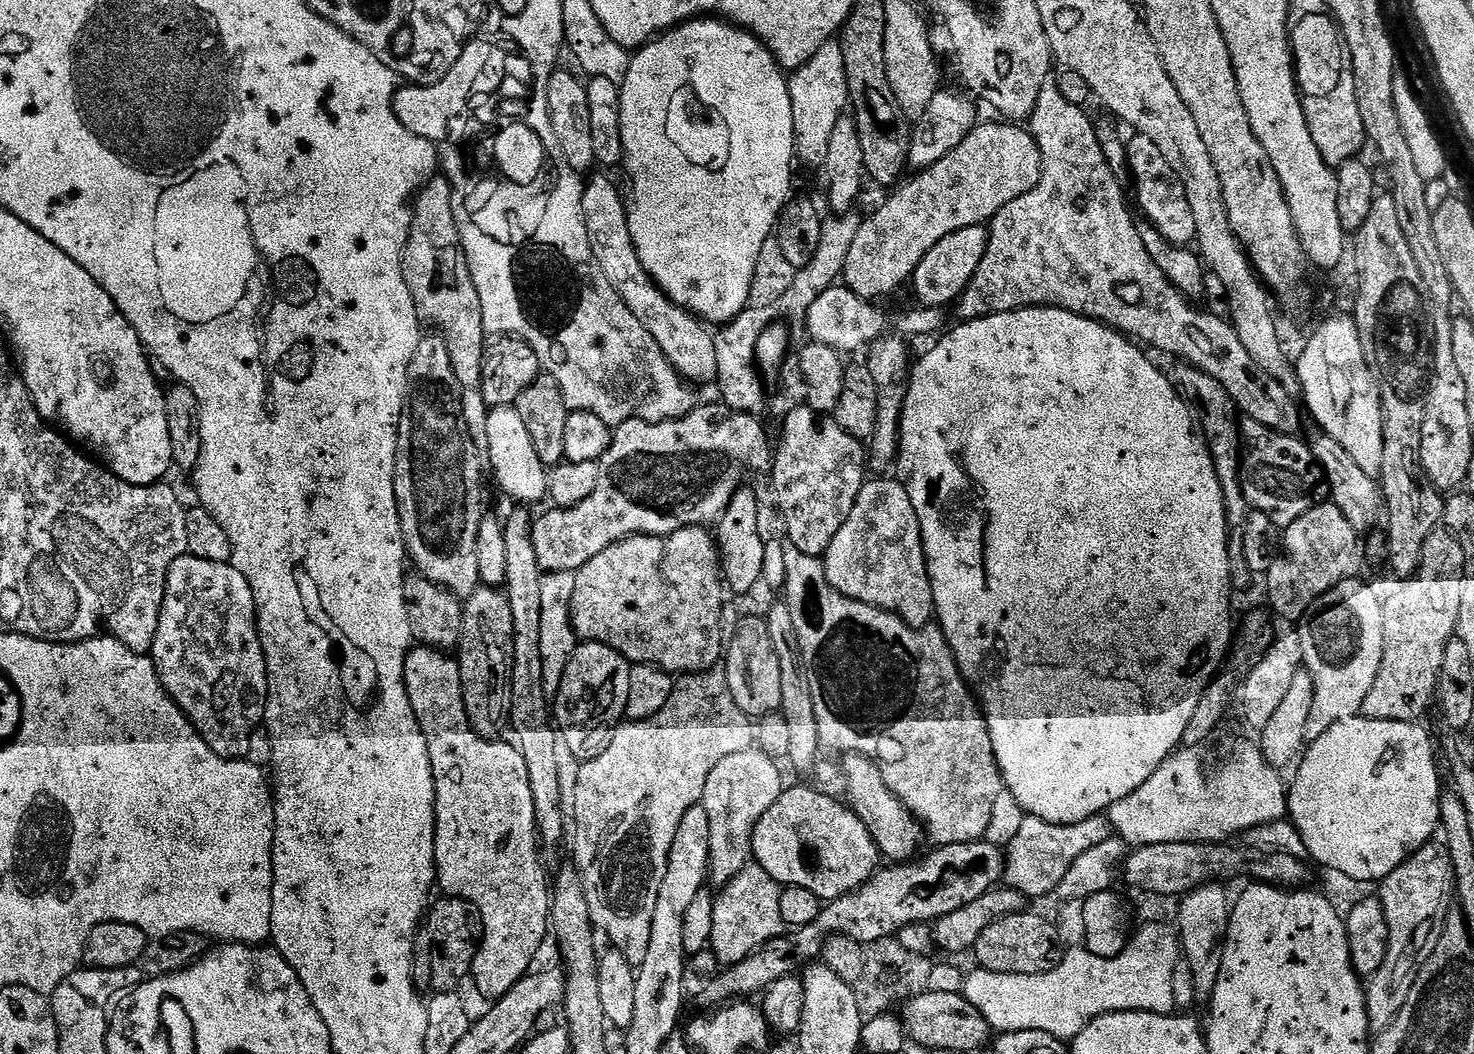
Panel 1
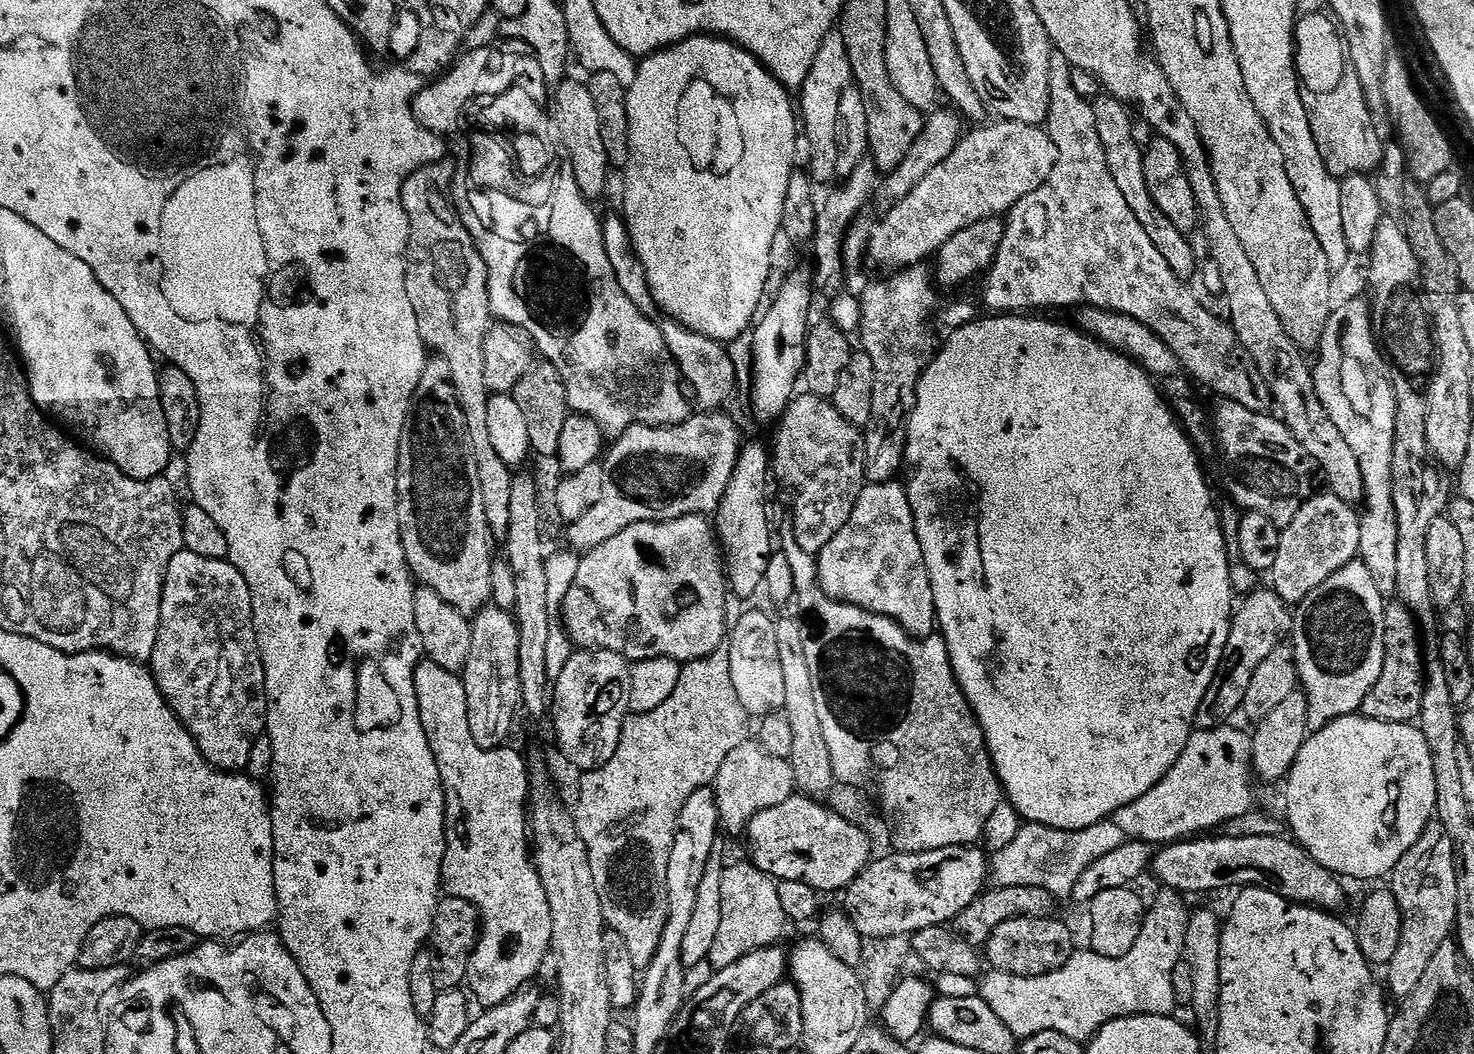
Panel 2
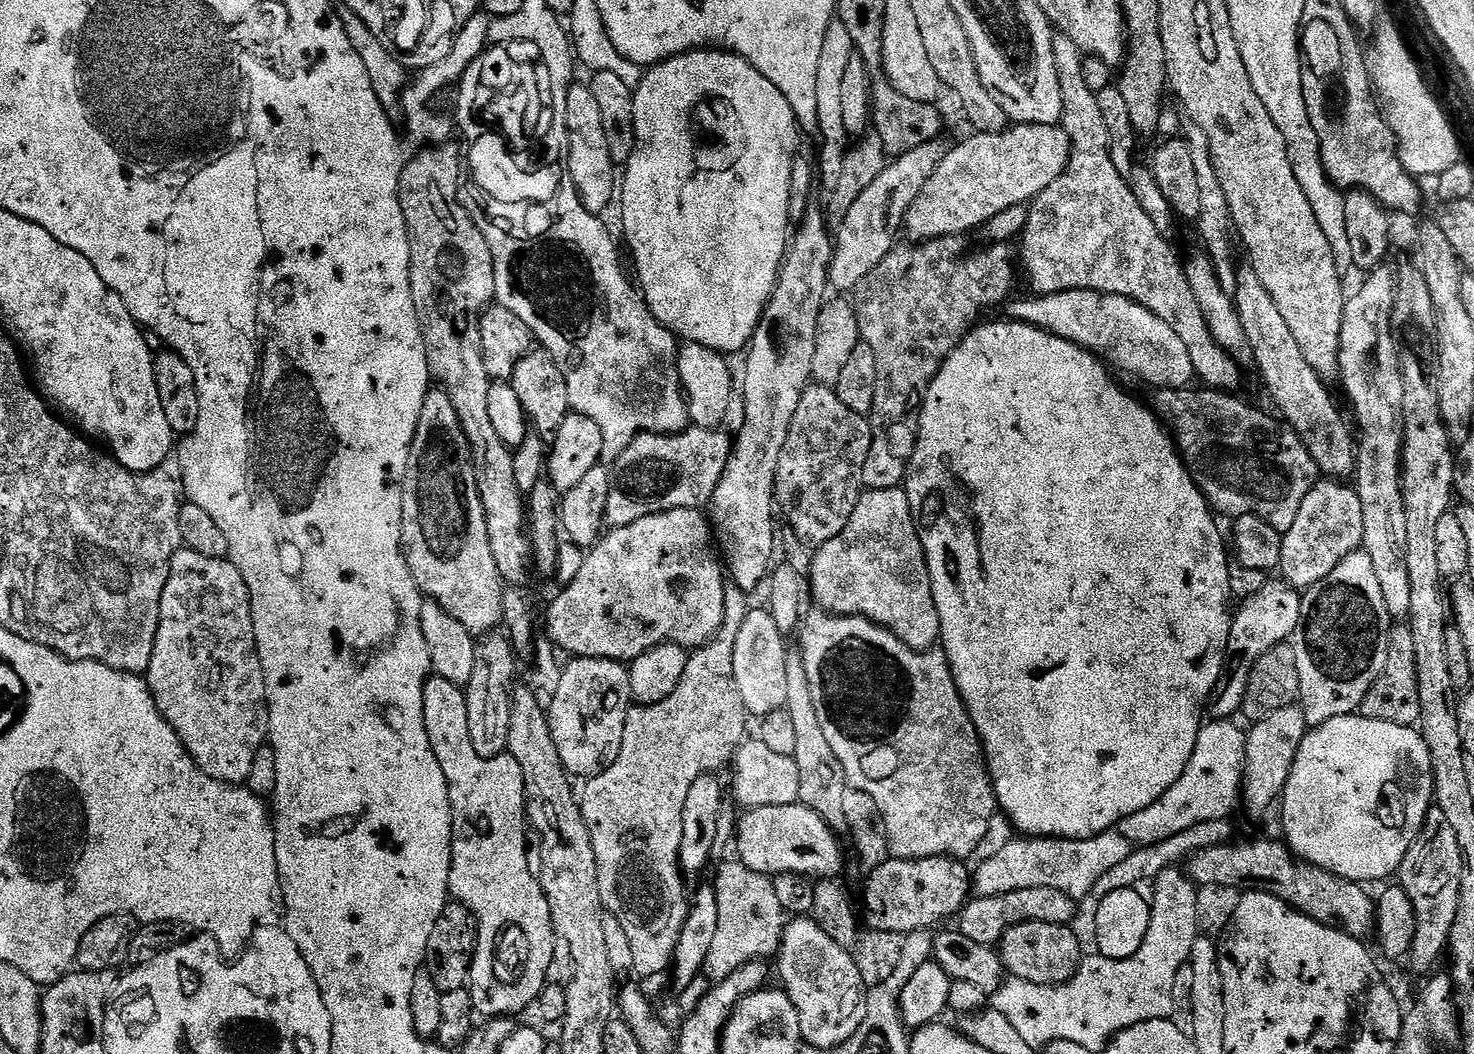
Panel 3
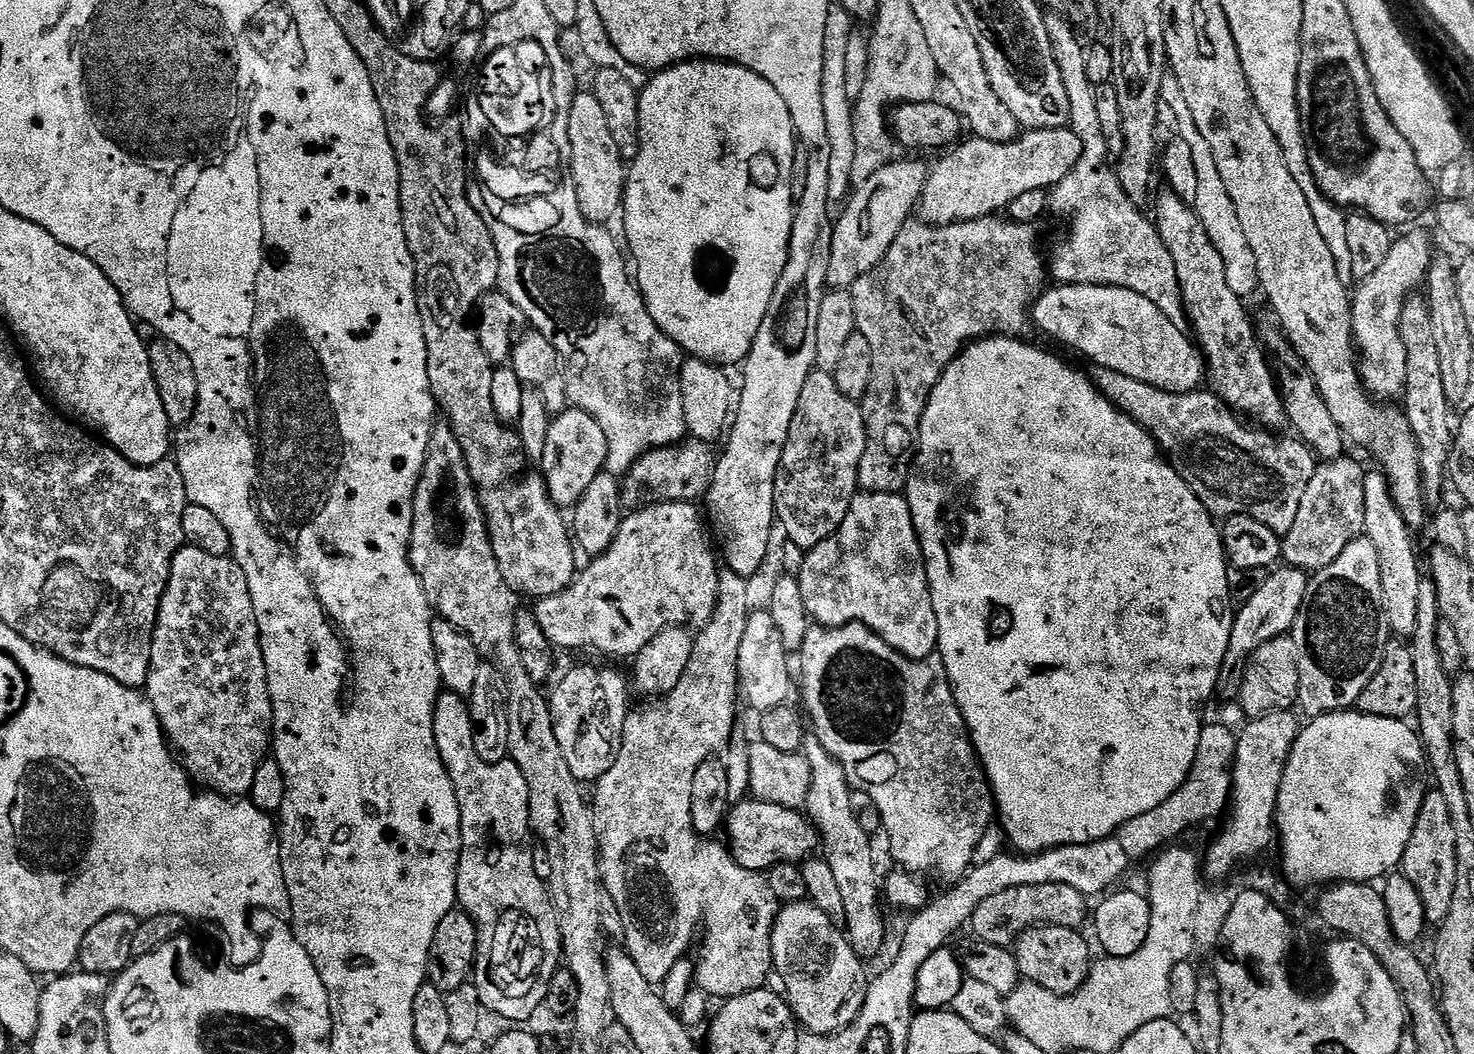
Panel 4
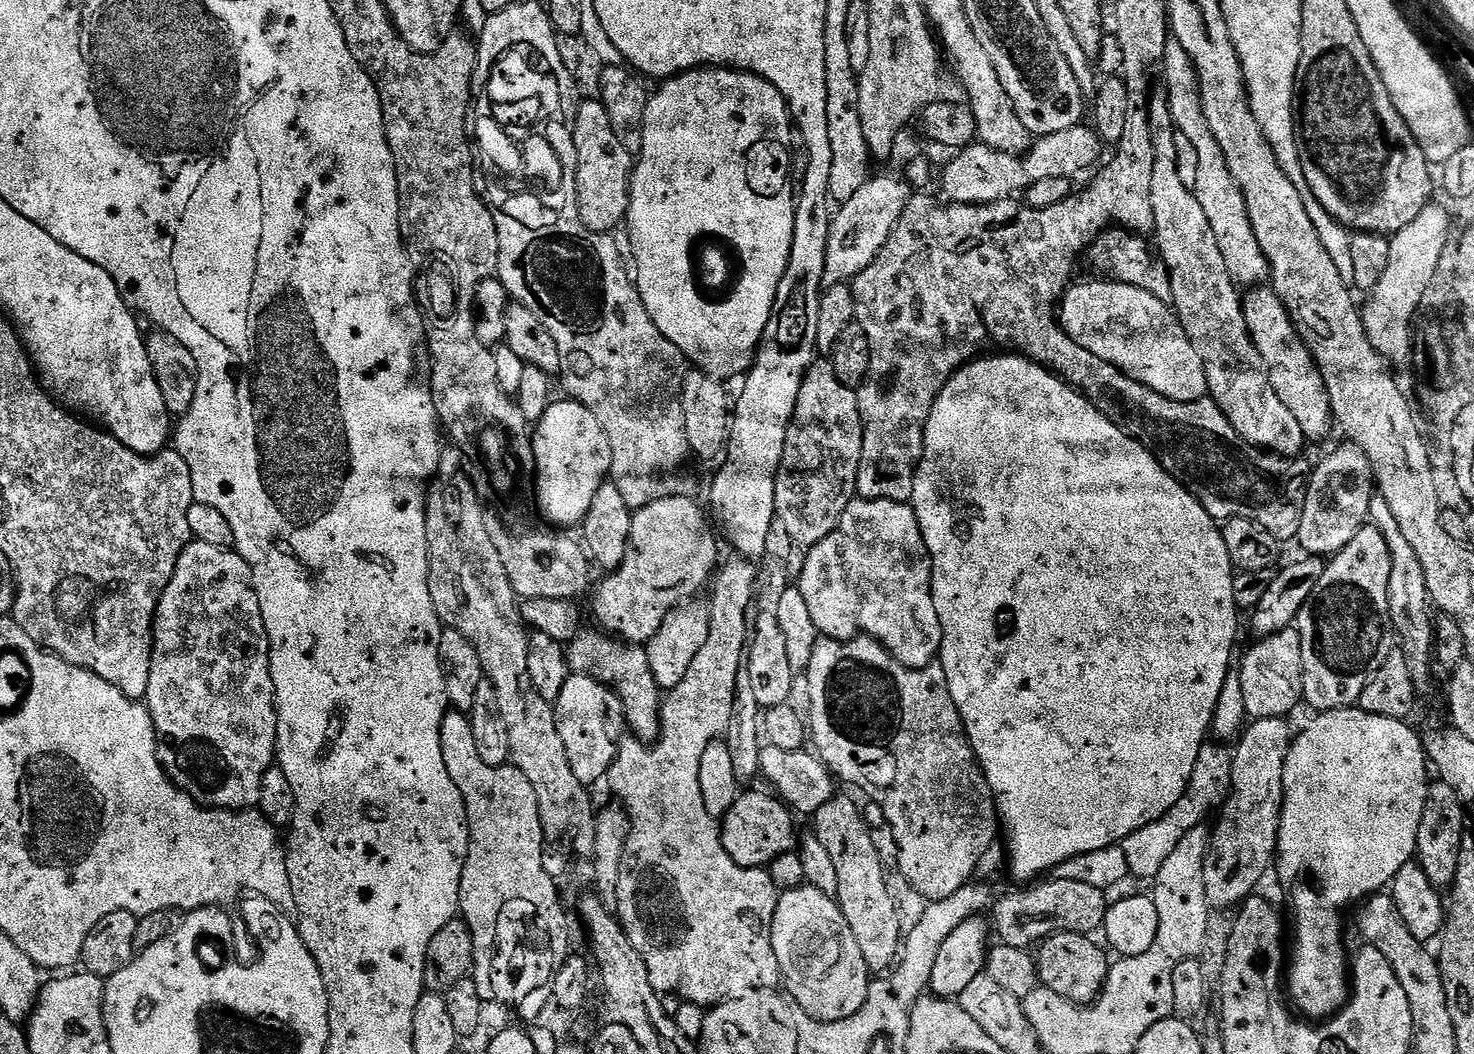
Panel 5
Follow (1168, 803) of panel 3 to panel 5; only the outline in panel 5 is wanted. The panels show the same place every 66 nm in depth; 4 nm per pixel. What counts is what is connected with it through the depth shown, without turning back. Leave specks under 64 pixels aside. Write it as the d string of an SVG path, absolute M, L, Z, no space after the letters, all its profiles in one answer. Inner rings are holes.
M1206 742L1198 754L1194 774L1190 778L1182 798L1178 798L1178 802L1174 802L1174 806L1170 806L1170 810L1166 810L1166 814L1162 814L1162 818L1142 826L1140 830L1134 830L1134 834L1130 834L1123 840L1122 847L1126 856L1126 864L1133 877L1141 876L1147 882L1155 878L1165 865L1166 858L1173 853L1183 836L1190 833L1190 830L1194 830L1195 827L1203 825L1208 820L1207 816L1212 811L1215 813L1228 799L1228 790L1232 787L1233 755L1233 749L1223 743Z

